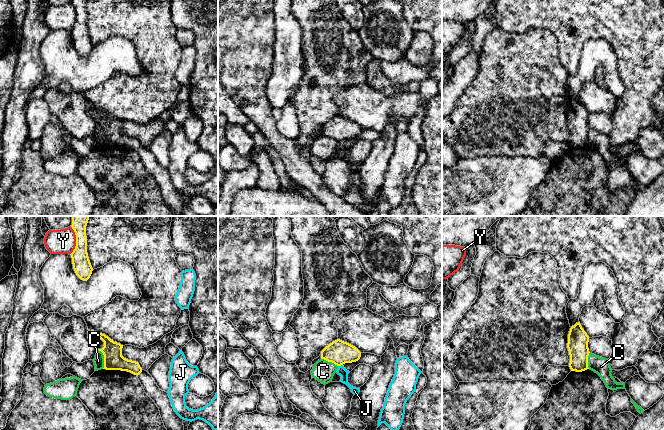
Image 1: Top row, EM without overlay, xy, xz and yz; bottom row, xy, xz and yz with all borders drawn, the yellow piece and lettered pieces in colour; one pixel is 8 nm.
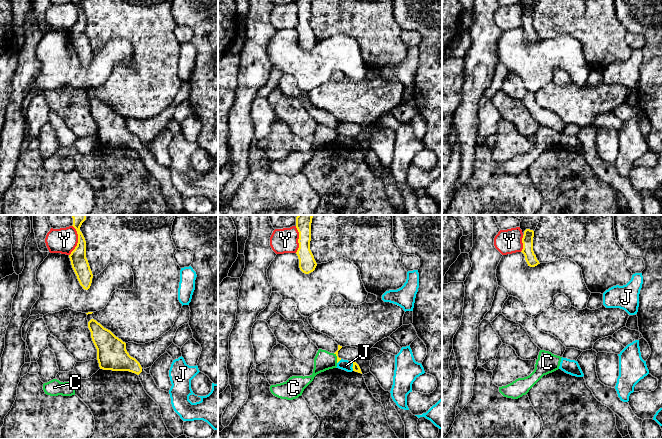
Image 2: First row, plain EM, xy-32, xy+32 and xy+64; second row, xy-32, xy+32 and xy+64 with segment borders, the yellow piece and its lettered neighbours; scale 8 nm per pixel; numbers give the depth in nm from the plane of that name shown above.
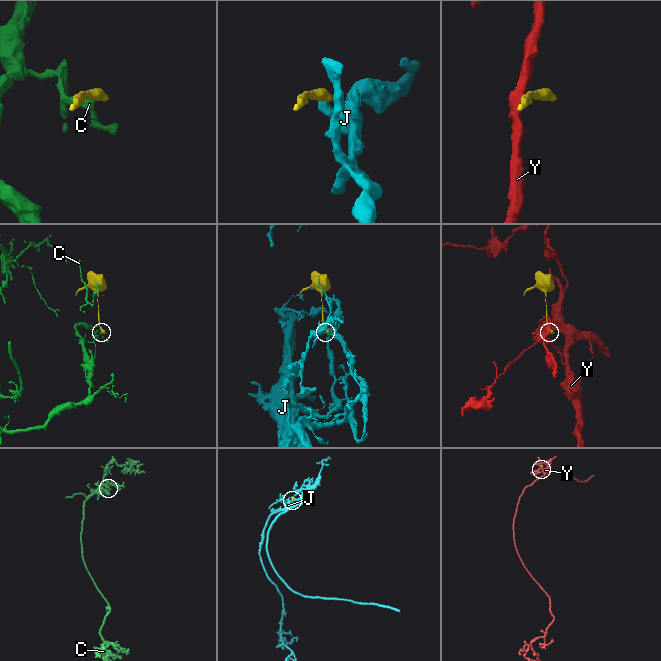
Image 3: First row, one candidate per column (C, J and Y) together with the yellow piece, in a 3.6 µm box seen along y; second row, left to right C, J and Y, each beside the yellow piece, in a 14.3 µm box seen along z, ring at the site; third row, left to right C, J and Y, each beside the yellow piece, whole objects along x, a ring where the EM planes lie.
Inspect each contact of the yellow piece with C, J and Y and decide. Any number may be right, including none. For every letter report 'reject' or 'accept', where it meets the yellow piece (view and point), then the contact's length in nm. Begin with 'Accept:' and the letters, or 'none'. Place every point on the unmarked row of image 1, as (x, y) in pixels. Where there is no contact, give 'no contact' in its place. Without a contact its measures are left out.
Accept: none
C: reject; meets yellow in xy at (104, 134); contact 170 nm long
J: reject; meets yellow in xz at (340, 141); contact 40 nm long
Y: reject; meets yellow in xy at (76, 16); contact 240 nm long

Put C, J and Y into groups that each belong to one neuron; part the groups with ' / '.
C / J / Y

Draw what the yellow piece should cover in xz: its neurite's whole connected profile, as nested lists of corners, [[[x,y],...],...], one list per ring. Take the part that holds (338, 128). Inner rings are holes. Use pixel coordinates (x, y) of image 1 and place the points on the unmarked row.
[[[340,115],[333,117],[321,127],[321,135],[337,142],[356,138],[360,133],[361,128],[355,122]]]

